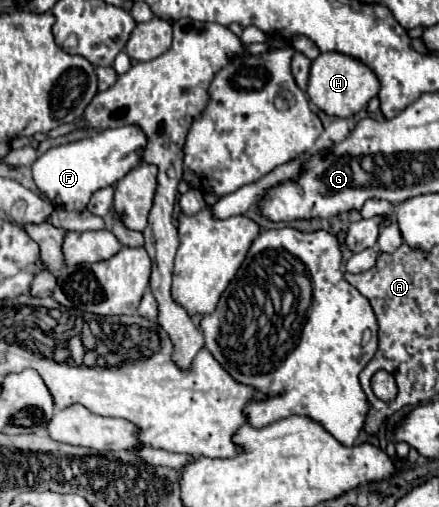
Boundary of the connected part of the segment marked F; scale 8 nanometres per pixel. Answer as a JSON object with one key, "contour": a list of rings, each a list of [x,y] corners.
{"contour":[[[121,126],[113,130],[101,130],[89,138],[69,142],[41,154],[33,164],[33,180],[53,206],[65,210],[85,210],[93,192],[113,186],[127,172],[139,166],[141,152],[147,140],[139,126]]]}

